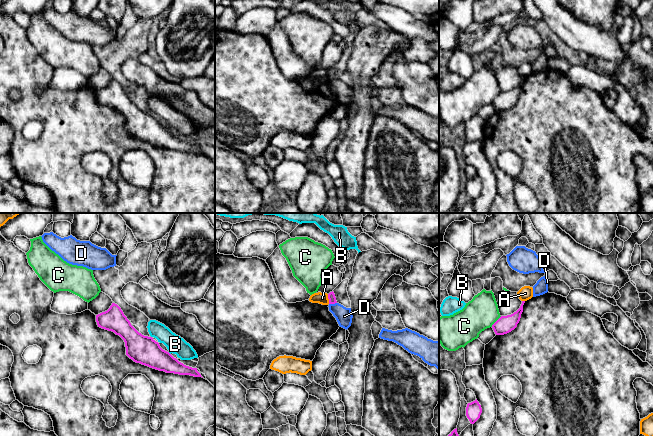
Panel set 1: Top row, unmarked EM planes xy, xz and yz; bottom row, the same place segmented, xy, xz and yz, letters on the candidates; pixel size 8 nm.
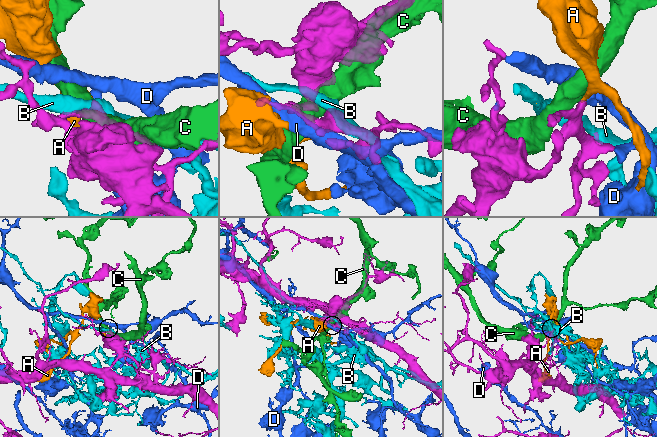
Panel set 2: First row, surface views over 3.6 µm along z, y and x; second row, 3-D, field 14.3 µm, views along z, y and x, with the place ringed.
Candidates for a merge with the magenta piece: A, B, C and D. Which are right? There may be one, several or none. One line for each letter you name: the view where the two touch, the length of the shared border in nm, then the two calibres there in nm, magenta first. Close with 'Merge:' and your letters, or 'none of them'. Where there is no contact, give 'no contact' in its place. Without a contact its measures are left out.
Merge: none of them

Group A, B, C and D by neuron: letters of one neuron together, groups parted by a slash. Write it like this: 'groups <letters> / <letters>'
groups A / B / C / D

